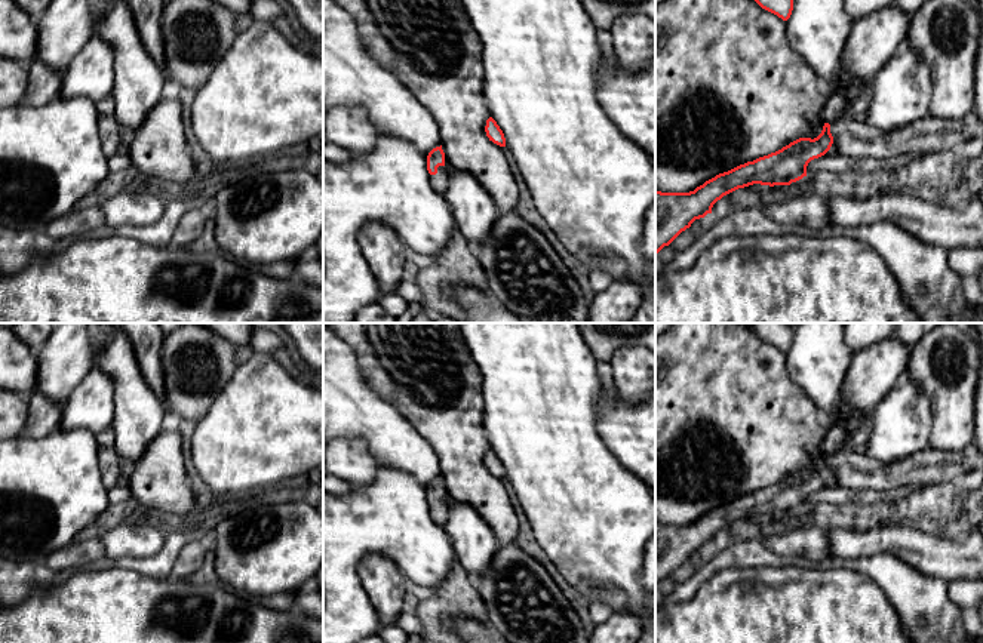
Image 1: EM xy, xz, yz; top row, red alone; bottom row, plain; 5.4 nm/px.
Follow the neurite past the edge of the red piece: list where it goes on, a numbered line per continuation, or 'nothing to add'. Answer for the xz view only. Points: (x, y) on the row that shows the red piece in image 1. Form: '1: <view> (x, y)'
1: xz (439, 181)

